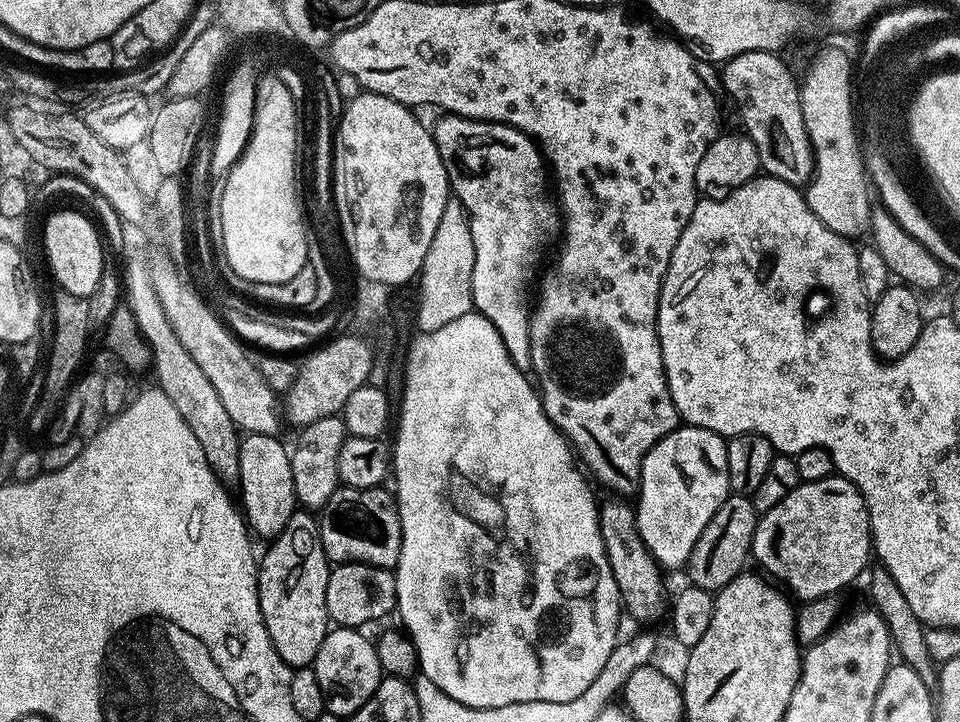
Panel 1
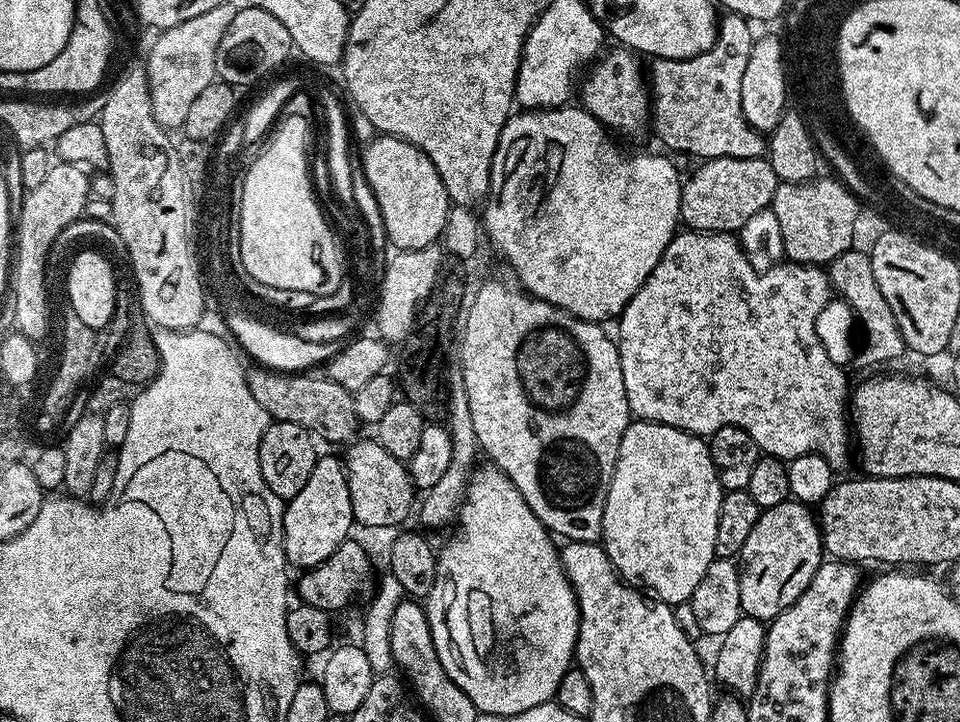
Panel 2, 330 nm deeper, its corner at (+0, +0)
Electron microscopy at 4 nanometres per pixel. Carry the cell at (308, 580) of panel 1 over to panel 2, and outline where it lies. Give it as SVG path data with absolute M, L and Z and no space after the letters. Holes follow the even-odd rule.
M321 455L317 459L314 470L310 470L310 478L306 478L306 486L294 494L292 500L287 501L284 506L284 553L289 565L296 570L307 570L326 562L334 550L342 541L349 539L348 532L354 528L352 519L352 507L350 506L350 486L348 485L348 473L345 465L336 456Z

